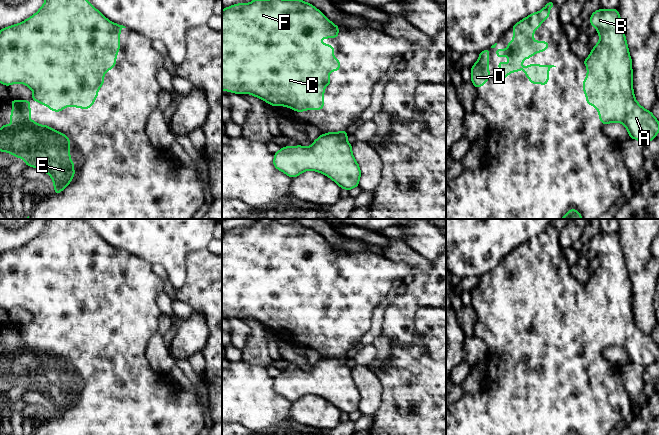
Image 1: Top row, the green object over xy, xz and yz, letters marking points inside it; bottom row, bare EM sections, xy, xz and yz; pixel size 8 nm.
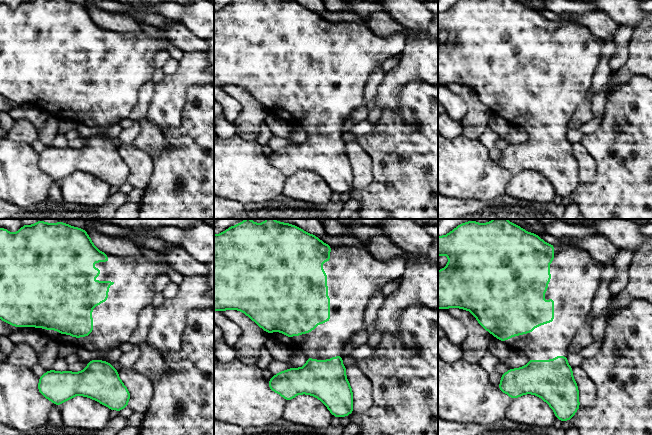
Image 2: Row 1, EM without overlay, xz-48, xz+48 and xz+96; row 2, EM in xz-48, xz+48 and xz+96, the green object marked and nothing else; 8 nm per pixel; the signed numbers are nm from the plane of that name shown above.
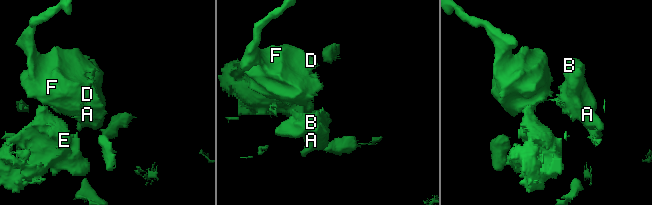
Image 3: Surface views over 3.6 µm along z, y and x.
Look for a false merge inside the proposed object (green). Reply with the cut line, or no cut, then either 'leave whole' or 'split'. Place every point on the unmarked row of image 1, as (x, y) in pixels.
no cut | leave whole

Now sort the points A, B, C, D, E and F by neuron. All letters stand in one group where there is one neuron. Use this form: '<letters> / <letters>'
A B C D E F

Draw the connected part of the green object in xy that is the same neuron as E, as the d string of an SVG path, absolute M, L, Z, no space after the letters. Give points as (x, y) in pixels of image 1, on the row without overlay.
M10 324L12 348L0 353L0 375L22 382L25 388L43 394L51 400L54 419L71 407L75 400L70 383L70 363L48 349L30 344L29 324Z

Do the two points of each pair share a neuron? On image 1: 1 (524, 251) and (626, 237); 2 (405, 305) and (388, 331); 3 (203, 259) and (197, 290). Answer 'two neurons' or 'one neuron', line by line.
1: two neurons
2: one neuron
3: one neuron

